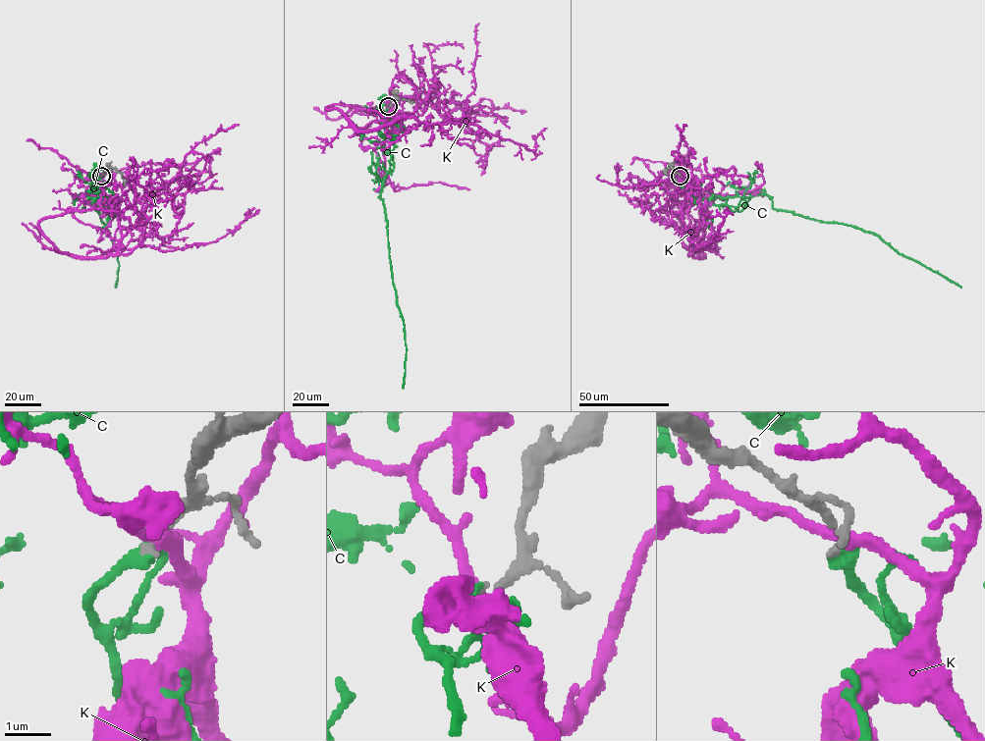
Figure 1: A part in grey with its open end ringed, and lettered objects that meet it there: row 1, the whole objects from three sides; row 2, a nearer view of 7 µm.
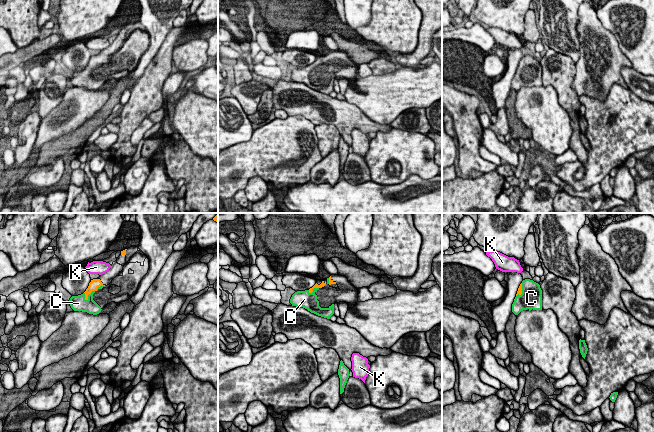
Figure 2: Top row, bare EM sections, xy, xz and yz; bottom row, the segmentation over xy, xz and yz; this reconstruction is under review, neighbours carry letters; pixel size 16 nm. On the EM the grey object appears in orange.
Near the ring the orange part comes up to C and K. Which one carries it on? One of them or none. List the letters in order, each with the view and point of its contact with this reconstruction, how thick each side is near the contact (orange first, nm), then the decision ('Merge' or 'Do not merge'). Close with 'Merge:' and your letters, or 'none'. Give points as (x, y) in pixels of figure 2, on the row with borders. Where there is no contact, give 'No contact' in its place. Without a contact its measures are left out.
C: Touches orange at xy (88, 294). Thickness 160 nm (orange) against 260 nm. Merge
K: No contact. Do not merge
Merge: C

